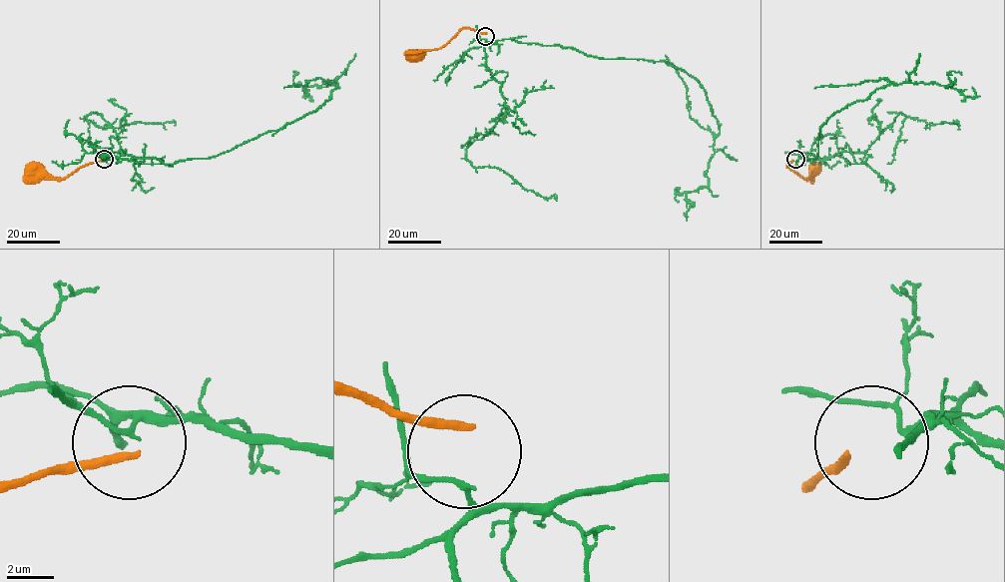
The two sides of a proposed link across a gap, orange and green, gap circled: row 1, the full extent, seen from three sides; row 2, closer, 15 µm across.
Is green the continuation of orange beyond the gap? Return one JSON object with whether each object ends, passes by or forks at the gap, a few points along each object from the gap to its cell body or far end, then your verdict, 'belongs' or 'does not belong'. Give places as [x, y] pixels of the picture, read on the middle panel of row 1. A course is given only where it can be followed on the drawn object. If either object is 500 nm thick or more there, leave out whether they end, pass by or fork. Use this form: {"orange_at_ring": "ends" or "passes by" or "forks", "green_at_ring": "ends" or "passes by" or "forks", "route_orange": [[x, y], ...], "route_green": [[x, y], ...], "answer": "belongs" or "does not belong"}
{"orange_at_ring": "ends", "green_at_ring": "passes by", "route_orange": [[485, 33], [463, 28], [438, 48], [415, 54]], "route_green": [[484, 39], [666, 61], [693, 76], [720, 134], [708, 187], [675, 190], [678, 202]], "answer": "does not belong"}

